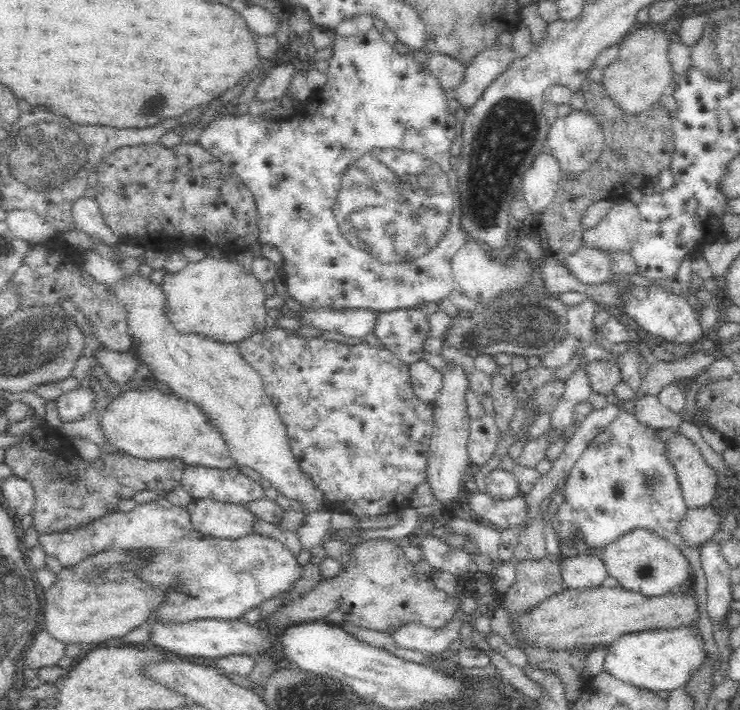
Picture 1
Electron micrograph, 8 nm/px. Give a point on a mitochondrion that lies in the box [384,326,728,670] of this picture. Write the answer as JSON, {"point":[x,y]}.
{"point":[644,483]}

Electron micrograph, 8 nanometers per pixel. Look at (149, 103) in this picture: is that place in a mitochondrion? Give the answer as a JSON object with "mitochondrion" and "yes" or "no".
{"mitochondrion":"yes"}

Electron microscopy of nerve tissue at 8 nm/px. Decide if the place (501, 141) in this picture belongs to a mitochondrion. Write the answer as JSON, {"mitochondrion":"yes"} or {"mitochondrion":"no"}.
{"mitochondrion":"yes"}

